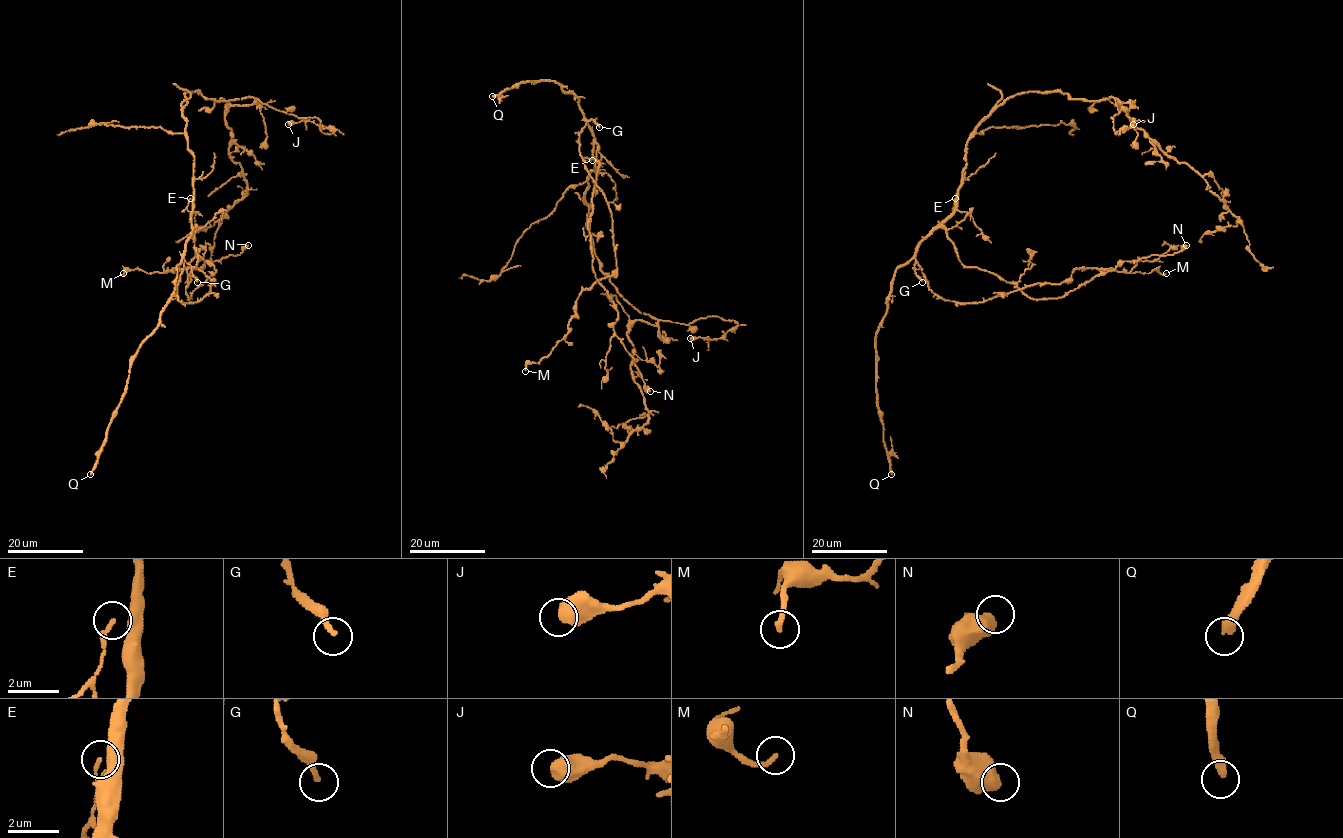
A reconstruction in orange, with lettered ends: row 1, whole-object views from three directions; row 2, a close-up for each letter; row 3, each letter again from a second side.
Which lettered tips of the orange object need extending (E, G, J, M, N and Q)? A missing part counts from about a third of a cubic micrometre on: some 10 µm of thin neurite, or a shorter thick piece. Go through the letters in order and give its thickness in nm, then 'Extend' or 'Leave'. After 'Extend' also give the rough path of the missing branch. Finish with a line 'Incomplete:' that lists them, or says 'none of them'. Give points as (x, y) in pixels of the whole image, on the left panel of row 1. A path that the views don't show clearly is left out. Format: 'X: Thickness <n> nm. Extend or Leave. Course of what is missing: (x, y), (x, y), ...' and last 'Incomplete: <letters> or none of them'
E: Thickness 100 nm. Leave
G: Thickness 240 nm. Extend. Course of what is missing: (197, 282), (214, 298), (219, 297), (224, 290)
J: Thickness 700 nm. Leave
M: Thickness 200 nm. Leave
N: Thickness 600 nm. Leave
Q: Thickness 340 nm. Extend
Incomplete: G, Q

